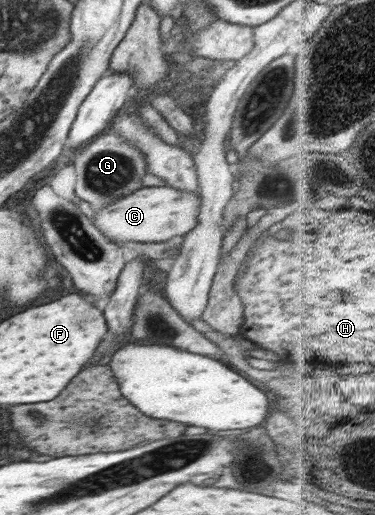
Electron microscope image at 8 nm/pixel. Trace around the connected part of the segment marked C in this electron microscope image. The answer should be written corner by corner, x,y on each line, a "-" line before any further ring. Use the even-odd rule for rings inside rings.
162,185
160,187
142,187
130,195
122,196
102,209
95,210
93,224
112,242
138,241
138,243
171,242
178,236
185,236
198,223
200,197
194,191
182,191

